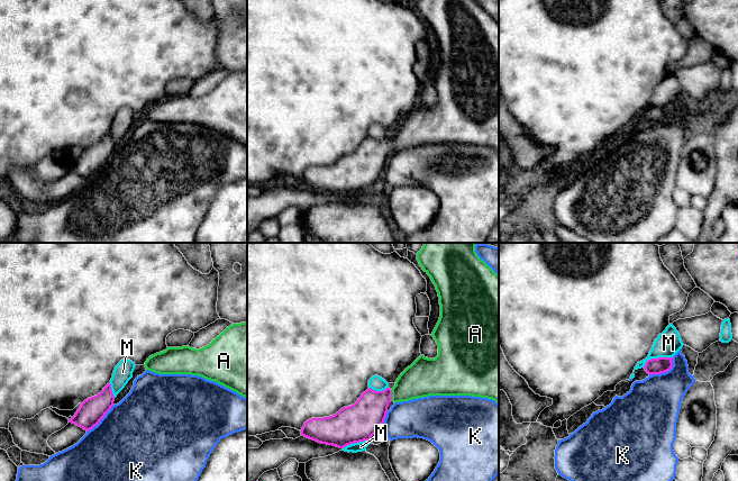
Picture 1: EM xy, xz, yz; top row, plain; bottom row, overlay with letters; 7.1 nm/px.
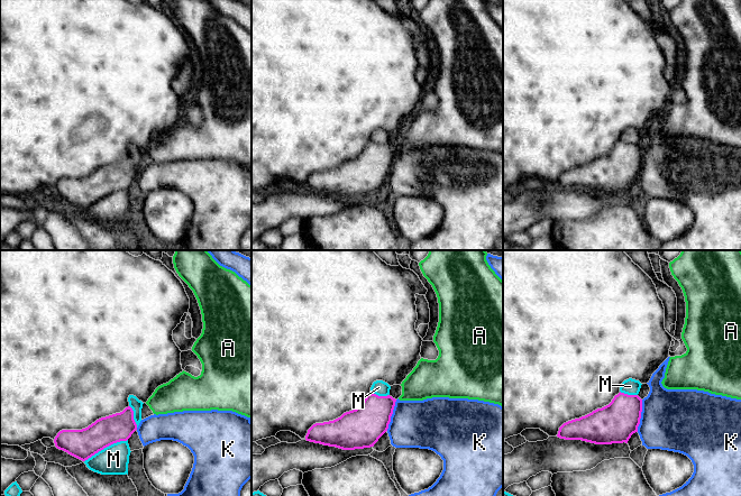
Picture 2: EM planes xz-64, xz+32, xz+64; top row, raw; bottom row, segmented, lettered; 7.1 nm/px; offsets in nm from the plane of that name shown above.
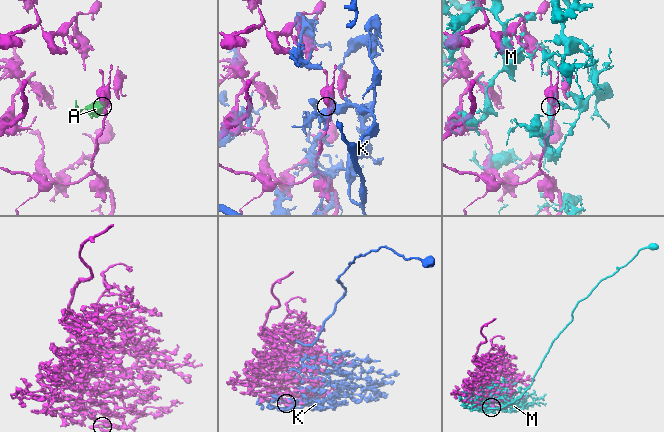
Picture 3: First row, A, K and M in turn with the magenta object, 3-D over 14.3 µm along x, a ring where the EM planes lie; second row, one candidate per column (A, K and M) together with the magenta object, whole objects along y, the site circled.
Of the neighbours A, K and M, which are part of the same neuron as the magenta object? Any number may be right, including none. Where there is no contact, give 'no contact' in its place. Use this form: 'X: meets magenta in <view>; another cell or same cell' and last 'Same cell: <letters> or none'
A: meets magenta in xz; same cell
K: meets magenta in yz; another cell
M: meets magenta in yz; another cell
Same cell: A

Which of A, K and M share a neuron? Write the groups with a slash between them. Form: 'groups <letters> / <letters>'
groups A / K / M

